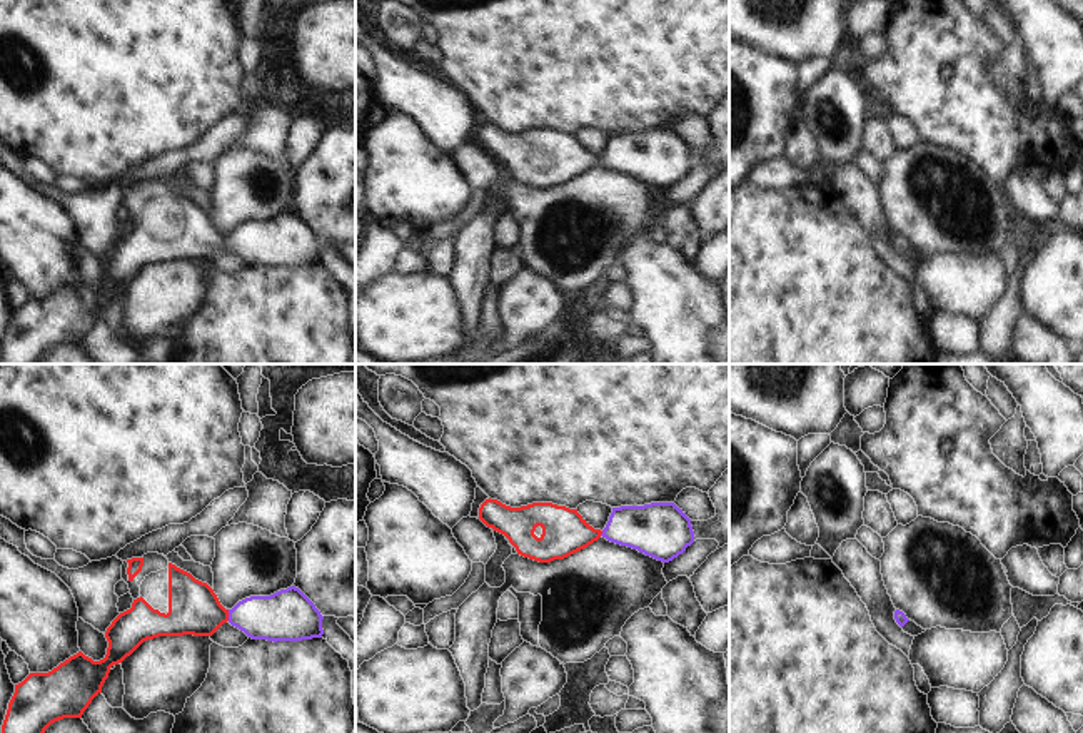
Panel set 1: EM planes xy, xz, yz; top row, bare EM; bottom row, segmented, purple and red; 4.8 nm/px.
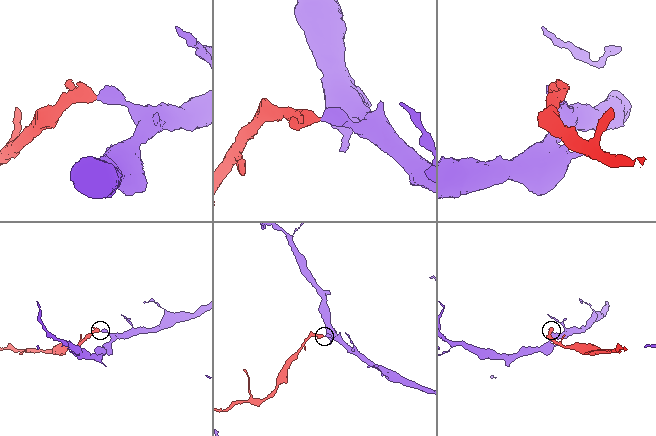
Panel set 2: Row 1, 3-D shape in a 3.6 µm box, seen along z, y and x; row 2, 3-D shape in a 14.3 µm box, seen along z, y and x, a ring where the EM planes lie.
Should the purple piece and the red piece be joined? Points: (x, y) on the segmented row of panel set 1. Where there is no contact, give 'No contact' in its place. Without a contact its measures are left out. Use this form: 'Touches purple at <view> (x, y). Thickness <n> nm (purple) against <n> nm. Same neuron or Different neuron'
Touches purple at xy (229, 615). Thickness 240 nm (purple) against 240 nm. Same neuron.

